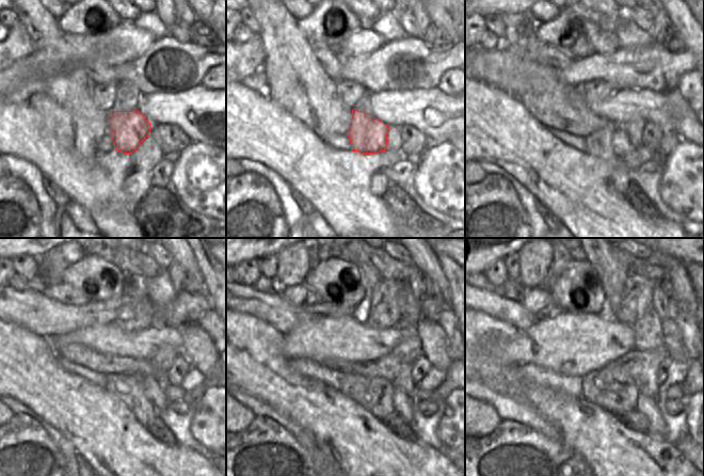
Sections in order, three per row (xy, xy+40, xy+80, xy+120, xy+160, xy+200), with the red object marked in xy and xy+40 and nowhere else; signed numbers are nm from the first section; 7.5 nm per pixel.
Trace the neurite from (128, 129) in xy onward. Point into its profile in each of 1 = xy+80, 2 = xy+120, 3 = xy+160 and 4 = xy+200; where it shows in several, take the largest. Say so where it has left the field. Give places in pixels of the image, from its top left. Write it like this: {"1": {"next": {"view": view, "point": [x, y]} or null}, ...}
{"1": {"next": {"view": "xy+80", "point": [605, 142]}}, "2": {"next": {"view": "xy+120", "point": [154, 387]}}, "3": {"next": {"view": "xy+160", "point": [404, 407]}}, "4": {"next": {"view": "xy+200", "point": [648, 408]}}}

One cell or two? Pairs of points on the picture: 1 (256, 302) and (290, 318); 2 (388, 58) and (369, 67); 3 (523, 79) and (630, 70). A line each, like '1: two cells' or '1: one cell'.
1: one cell
2: one cell
3: one cell

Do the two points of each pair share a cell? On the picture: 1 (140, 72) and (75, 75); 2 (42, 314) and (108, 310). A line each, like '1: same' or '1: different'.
1: different
2: same

